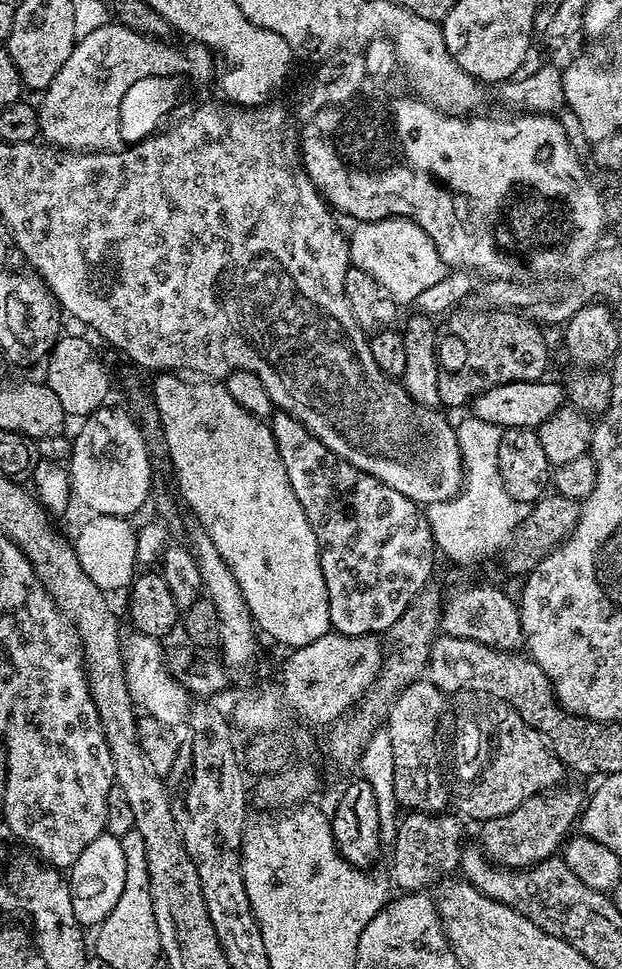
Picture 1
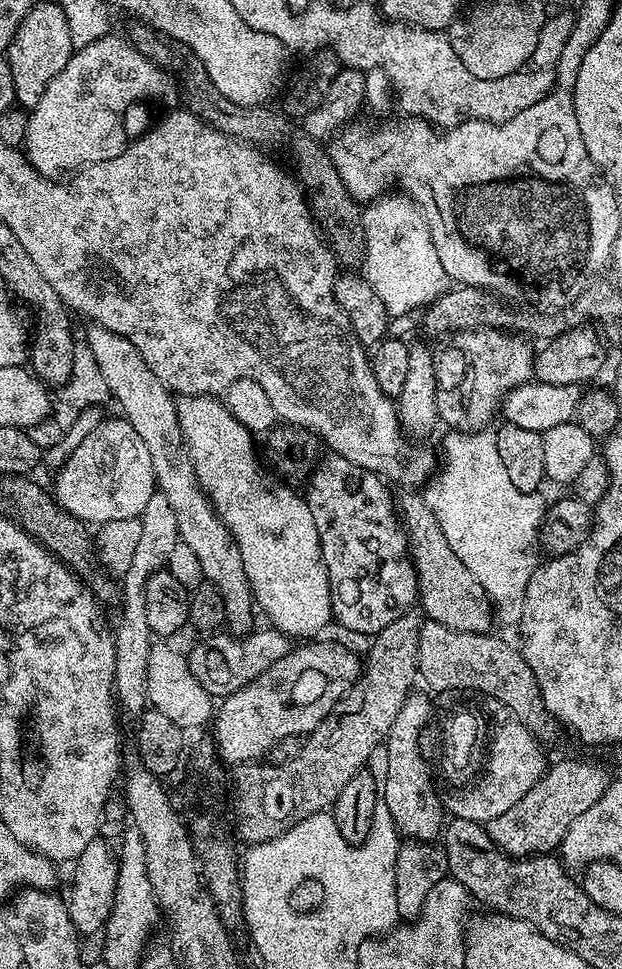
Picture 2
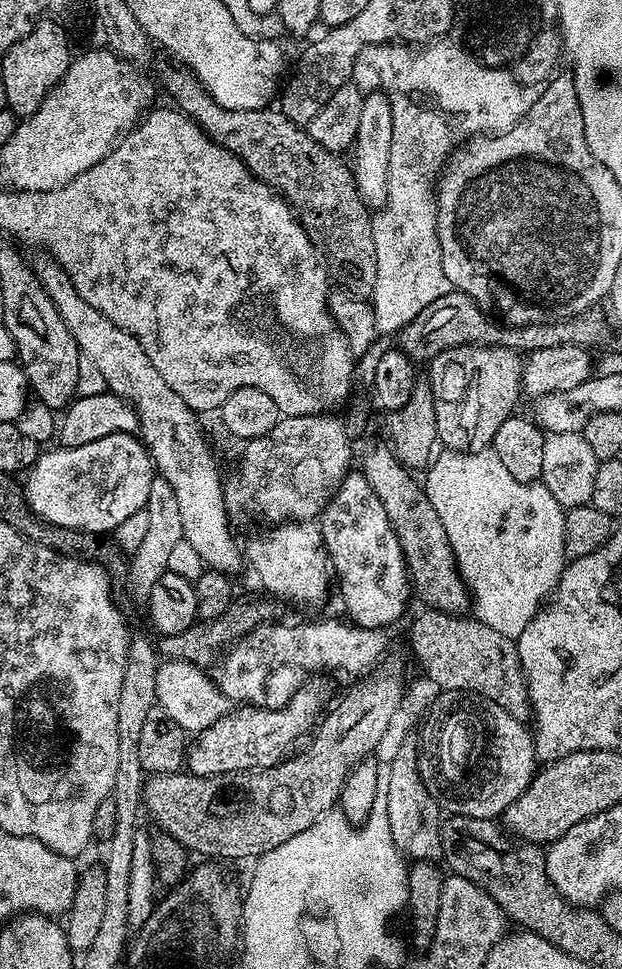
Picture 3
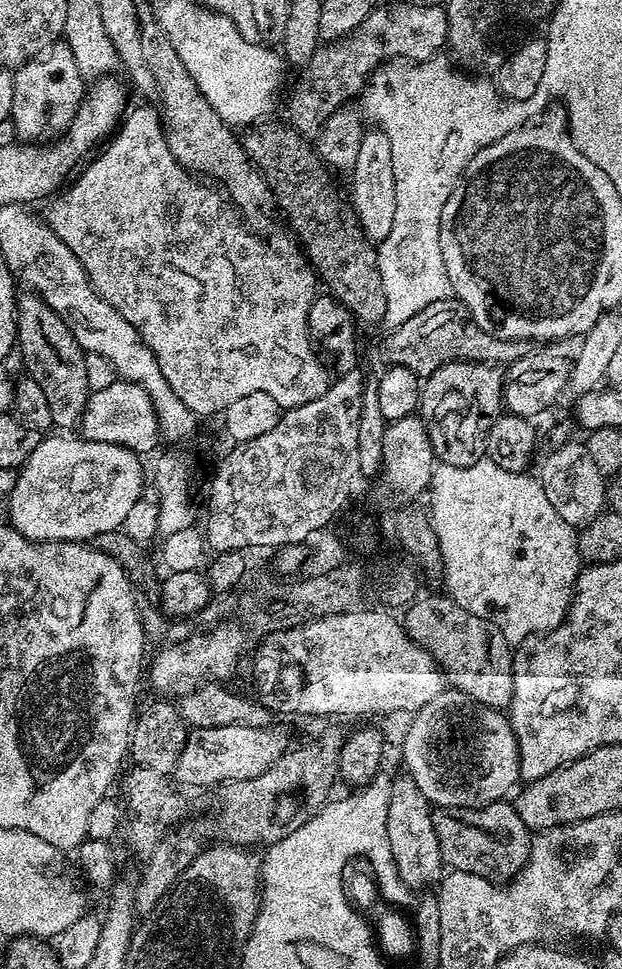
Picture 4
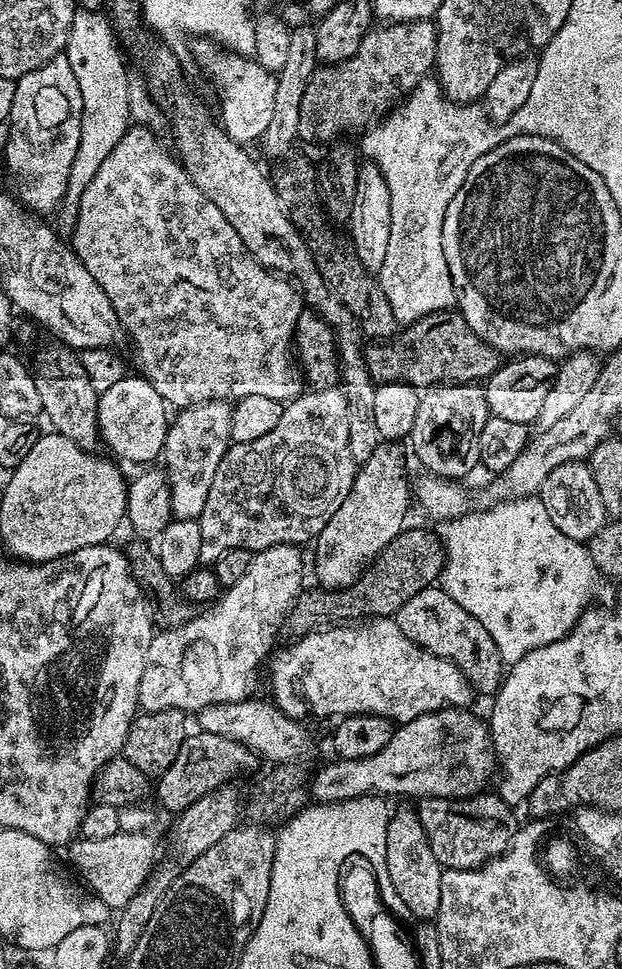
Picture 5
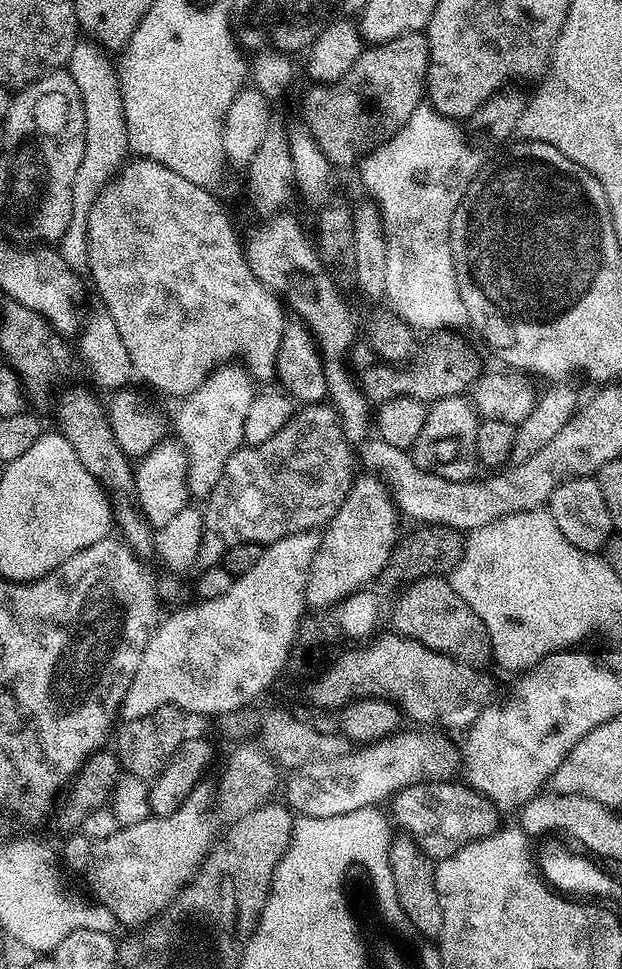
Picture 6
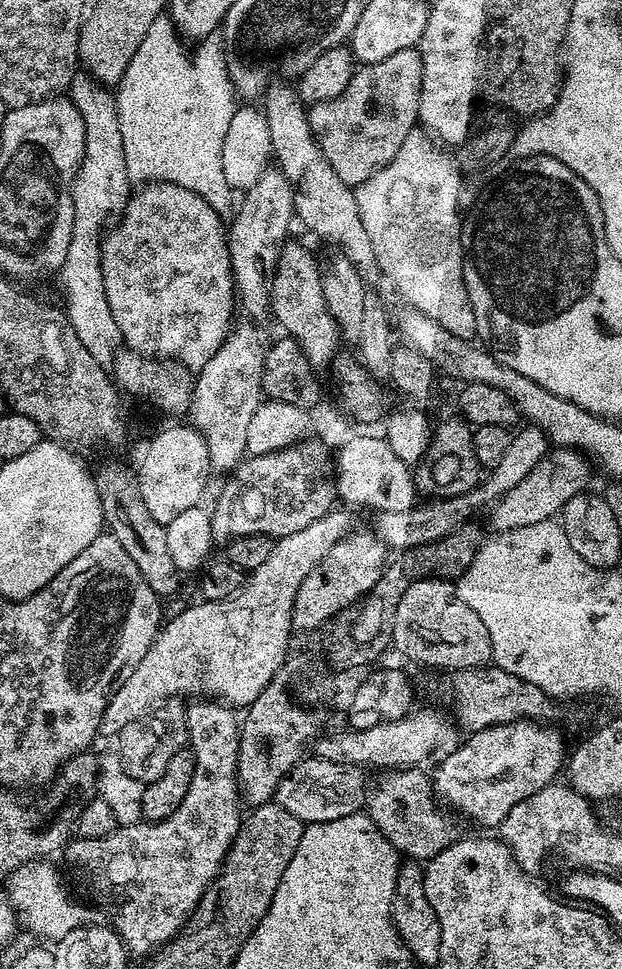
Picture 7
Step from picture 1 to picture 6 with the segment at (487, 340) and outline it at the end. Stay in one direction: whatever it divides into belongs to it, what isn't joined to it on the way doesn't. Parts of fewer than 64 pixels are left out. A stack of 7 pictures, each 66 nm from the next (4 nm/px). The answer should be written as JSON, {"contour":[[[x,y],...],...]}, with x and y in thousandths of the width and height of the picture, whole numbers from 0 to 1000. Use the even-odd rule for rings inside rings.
{"contour":[[[744,408],[719,409],[688,421],[678,448],[669,453],[659,470],[680,487],[719,495],[756,495],[767,490],[765,453],[773,430],[765,428],[757,412]]]}

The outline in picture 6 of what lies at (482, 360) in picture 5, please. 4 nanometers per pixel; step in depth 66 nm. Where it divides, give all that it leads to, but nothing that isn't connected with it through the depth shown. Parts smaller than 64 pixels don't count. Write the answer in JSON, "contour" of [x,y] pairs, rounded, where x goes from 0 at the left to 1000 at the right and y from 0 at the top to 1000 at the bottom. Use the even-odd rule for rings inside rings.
{"contour":[[[707,341],[696,351],[680,352],[678,358],[667,364],[654,378],[632,378],[622,374],[603,374],[592,380],[595,359],[590,354],[568,355],[563,376],[571,387],[582,390],[582,399],[593,414],[616,415],[637,409],[658,409],[677,415],[699,415],[719,409],[738,409],[751,406],[775,383],[772,367],[728,341]]]}

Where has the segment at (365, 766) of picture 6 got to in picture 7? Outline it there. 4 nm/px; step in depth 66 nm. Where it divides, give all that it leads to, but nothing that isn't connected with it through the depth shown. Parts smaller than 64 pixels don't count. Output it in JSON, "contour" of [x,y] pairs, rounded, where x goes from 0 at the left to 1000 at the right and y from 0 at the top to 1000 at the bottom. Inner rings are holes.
{"contour":[[[490,782],[466,794],[460,803],[453,803],[453,807],[447,807],[447,815],[441,826],[442,829],[453,831],[460,836],[466,836],[466,840],[473,840],[473,844],[487,846],[490,851],[510,850],[511,848],[537,848],[537,844],[556,844],[587,833],[588,809],[585,813],[585,797],[584,792],[571,788],[545,788],[543,786]]]}

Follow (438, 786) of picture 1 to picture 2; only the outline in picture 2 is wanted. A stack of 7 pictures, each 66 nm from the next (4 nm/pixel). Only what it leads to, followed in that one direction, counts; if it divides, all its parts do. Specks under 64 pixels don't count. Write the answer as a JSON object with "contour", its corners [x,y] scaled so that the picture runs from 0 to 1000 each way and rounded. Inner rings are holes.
{"contour":[[[664,716],[656,719],[656,723],[640,733],[640,741],[633,741],[633,749],[627,749],[621,773],[624,775],[625,794],[614,806],[614,824],[621,828],[621,840],[630,844],[635,858],[645,864],[667,865],[675,869],[695,869],[709,862],[711,851],[717,846],[717,838],[711,833],[711,822],[704,816],[703,806],[688,798],[688,788],[682,785],[682,776],[675,773],[675,759],[682,755],[682,750],[688,747],[688,742],[698,739],[698,727],[682,718]]]}

